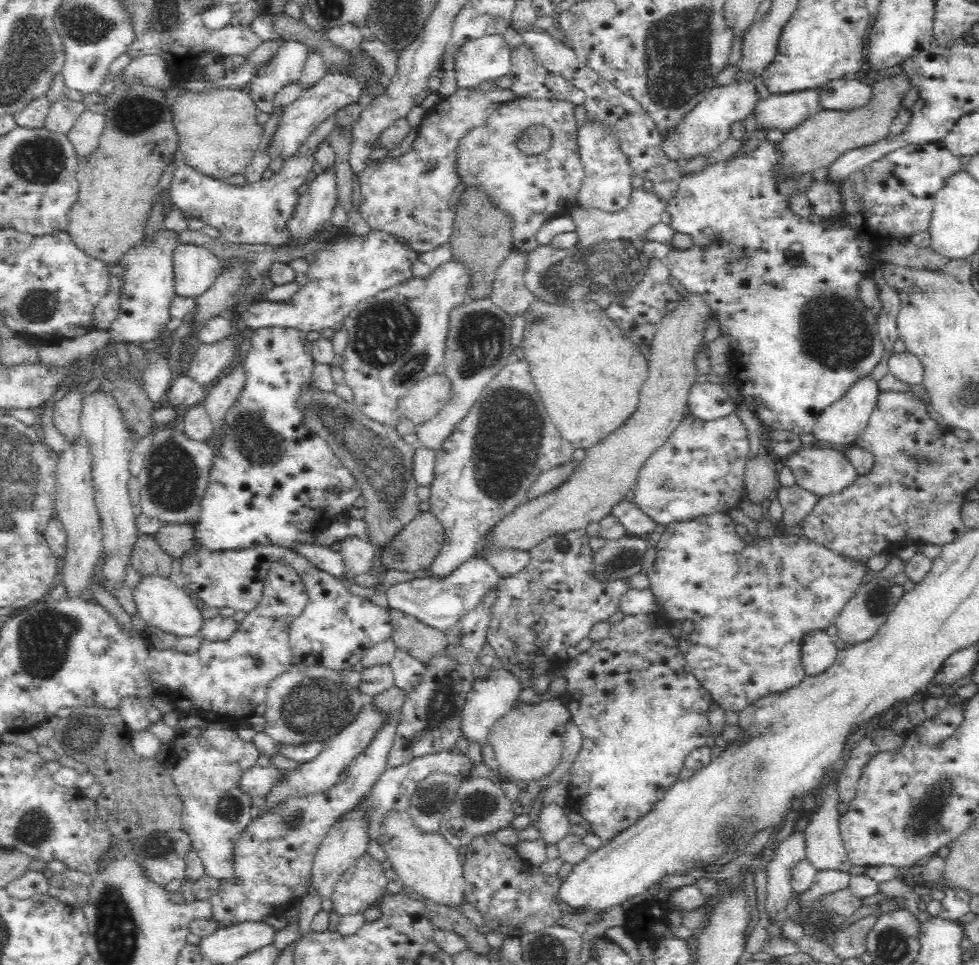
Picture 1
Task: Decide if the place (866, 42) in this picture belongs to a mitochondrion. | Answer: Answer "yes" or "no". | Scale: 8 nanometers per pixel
no

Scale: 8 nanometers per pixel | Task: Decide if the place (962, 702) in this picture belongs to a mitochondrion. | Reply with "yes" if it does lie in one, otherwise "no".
no

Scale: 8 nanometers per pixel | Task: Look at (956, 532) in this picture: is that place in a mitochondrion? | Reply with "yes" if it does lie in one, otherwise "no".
no

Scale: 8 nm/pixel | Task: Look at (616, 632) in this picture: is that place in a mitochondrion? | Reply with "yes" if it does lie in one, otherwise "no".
no

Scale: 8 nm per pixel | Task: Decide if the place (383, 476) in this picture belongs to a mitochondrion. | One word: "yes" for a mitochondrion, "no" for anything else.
yes

